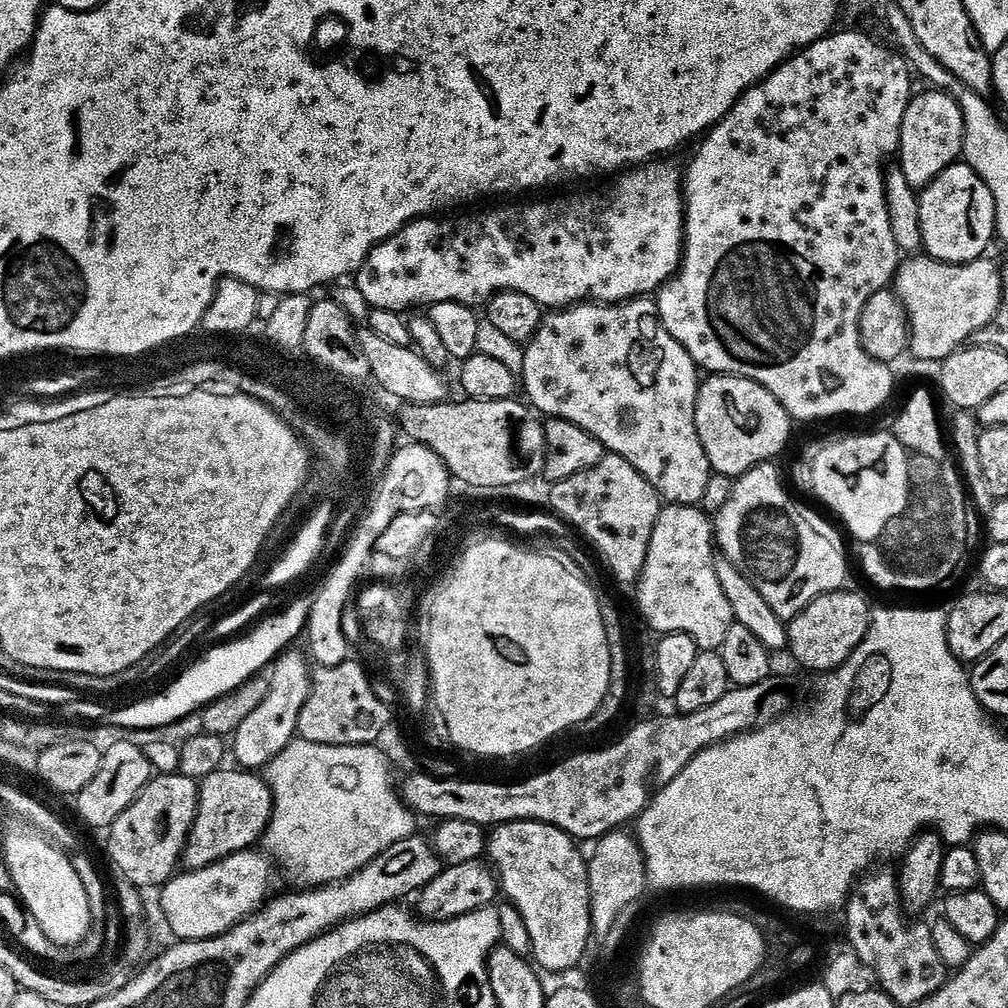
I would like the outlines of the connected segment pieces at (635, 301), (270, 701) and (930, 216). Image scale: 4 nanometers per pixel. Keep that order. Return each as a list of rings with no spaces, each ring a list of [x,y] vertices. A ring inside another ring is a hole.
[[[633,298],[623,302],[581,302],[559,310],[549,311],[540,324],[539,330],[532,335],[532,339],[528,341],[523,351],[525,364],[522,373],[522,388],[523,391],[524,388],[528,391],[527,403],[537,413],[548,418],[574,422],[574,426],[586,430],[597,442],[603,444],[611,455],[626,458],[626,462],[630,462],[630,466],[634,466],[634,470],[641,472],[646,478],[646,482],[650,482],[650,486],[654,486],[654,490],[659,492],[668,504],[696,506],[703,501],[706,486],[710,486],[710,478],[714,473],[710,466],[710,458],[706,458],[706,450],[702,446],[702,438],[698,436],[698,426],[696,425],[696,403],[702,376],[698,371],[698,366],[690,358],[690,354],[672,337],[670,330],[666,330],[666,326],[660,321],[660,313],[656,311],[655,299]],[[623,408],[628,408],[628,420],[624,420],[623,414],[620,413]]]
[[[288,650],[276,657],[268,676],[270,694],[266,694],[262,706],[258,706],[258,710],[254,710],[254,714],[250,714],[250,718],[246,718],[246,722],[238,726],[235,736],[231,737],[230,752],[232,756],[236,755],[235,763],[241,769],[263,769],[282,750],[286,750],[288,744],[297,739],[302,706],[306,706],[306,698],[310,698],[313,669],[308,668],[310,660],[303,651],[294,651]]]
[[[957,162],[951,164],[942,174],[935,176],[927,188],[919,193],[920,221],[924,235],[923,251],[934,260],[945,260],[947,264],[968,264],[972,260],[981,259],[991,246],[996,236],[996,207],[994,194],[990,194],[990,186],[978,178],[978,174],[970,164]]]

